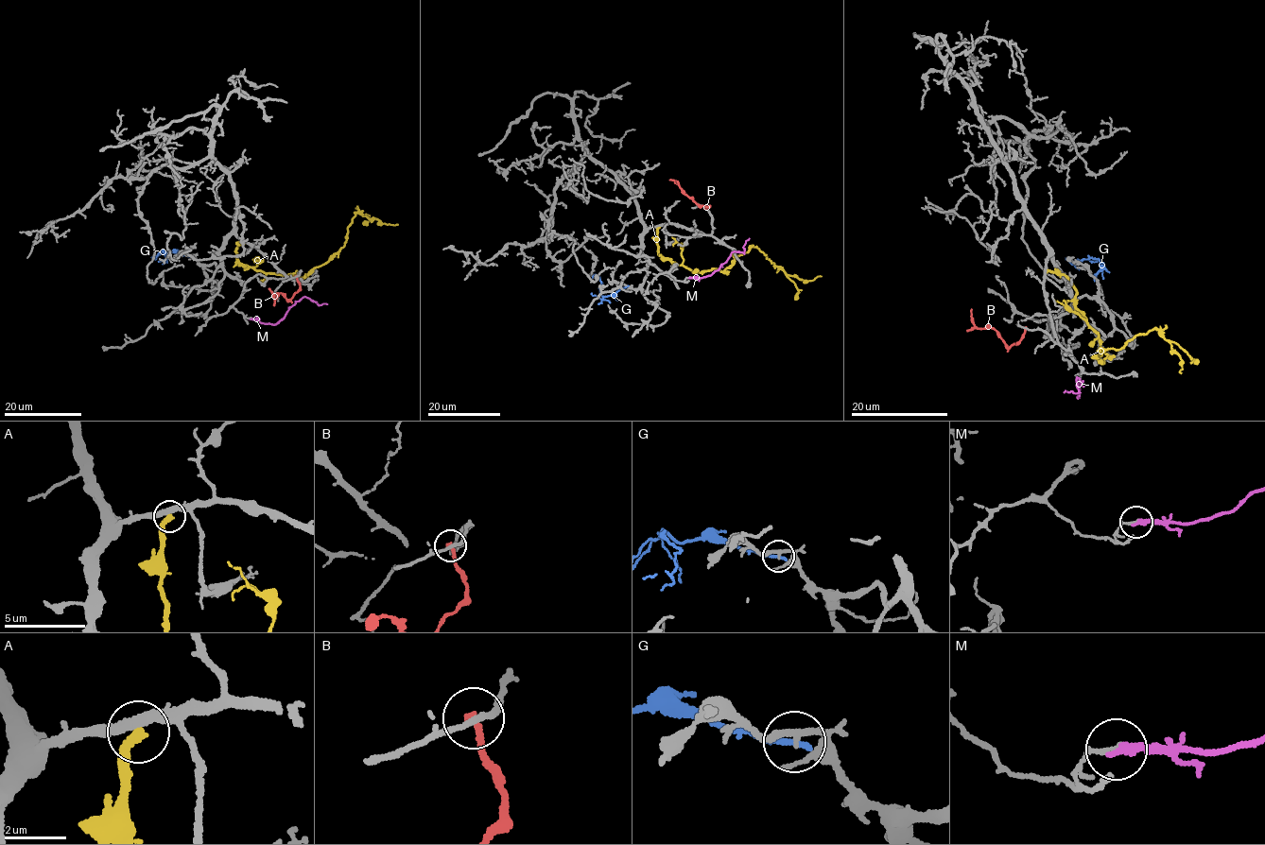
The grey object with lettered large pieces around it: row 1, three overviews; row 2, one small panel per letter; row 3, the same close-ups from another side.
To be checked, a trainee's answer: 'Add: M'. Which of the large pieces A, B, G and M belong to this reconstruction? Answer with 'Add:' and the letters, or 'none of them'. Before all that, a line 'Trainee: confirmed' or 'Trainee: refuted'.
Trainee: refuted
Add: none of them

